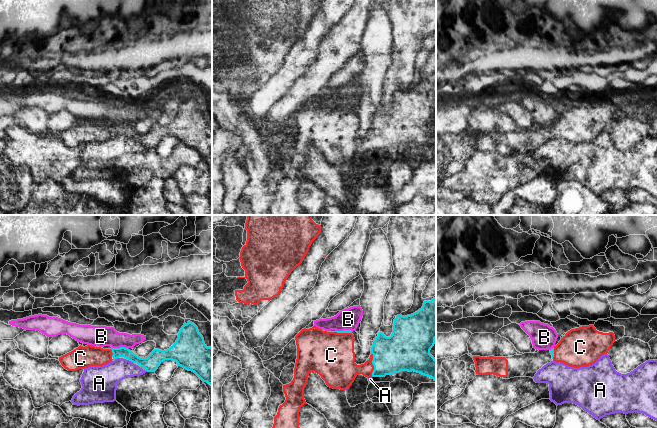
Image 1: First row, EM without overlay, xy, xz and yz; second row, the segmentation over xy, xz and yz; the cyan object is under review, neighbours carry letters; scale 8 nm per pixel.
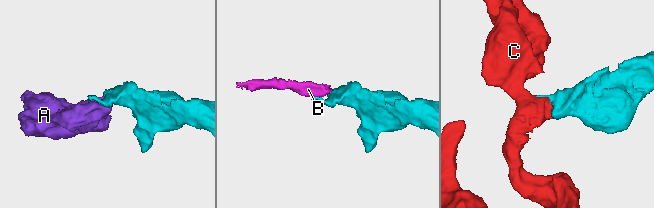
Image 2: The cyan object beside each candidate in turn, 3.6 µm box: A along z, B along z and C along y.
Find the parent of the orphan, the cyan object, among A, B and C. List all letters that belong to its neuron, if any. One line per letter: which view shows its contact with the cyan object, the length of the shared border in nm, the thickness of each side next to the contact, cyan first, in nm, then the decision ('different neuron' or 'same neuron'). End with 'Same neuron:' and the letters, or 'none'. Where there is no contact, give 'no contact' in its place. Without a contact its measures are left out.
A: contact in xy; length 60 nm; calibres 120 and 200 nm; different neuron
B: contact in xy; length 140 nm; calibres 90 and 160 nm; different neuron
C: contact in xz; length 190 nm; calibres 300 and 220 nm; same neuron
Same neuron: C

